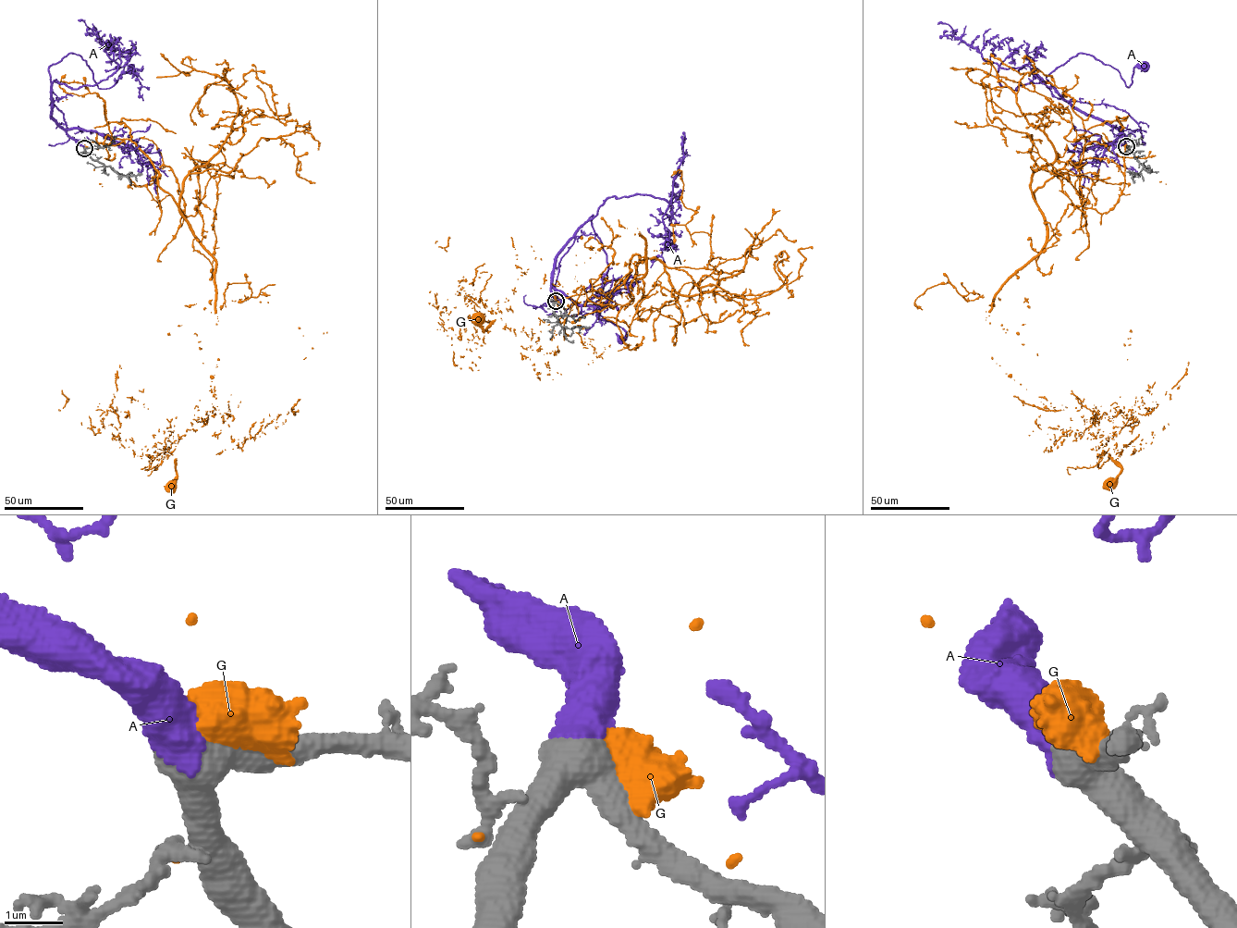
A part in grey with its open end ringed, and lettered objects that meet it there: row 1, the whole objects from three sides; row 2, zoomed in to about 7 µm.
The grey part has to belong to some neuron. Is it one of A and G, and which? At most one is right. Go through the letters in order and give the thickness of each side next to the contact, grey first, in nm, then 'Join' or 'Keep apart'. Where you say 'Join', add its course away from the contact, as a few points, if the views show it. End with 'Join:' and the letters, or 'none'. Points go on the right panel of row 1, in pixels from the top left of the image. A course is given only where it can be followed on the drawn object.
A: Thickness 500 nm (grey) against 650 nm. Join. Its course: (1126, 147), (1113, 126), (1076, 109), (1046, 77), (1083, 53), (1116, 68), (1129, 87), (1133, 68), (1145, 68)
G: Thickness 400 nm (grey) against 800 nm. Keep apart
Join: A

